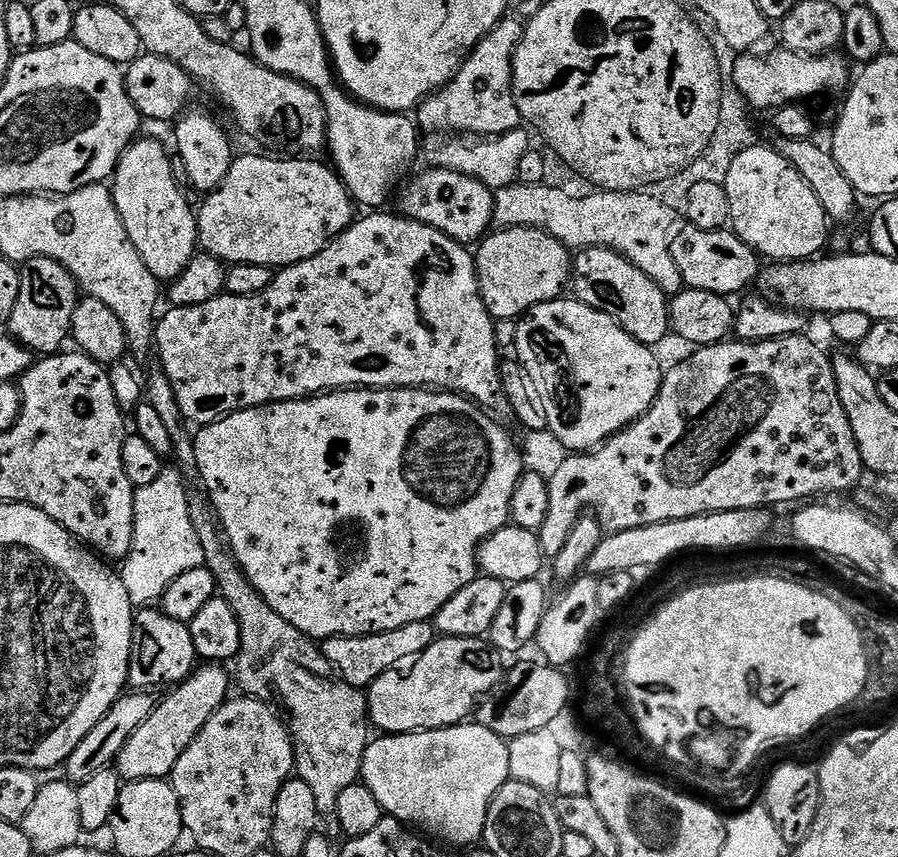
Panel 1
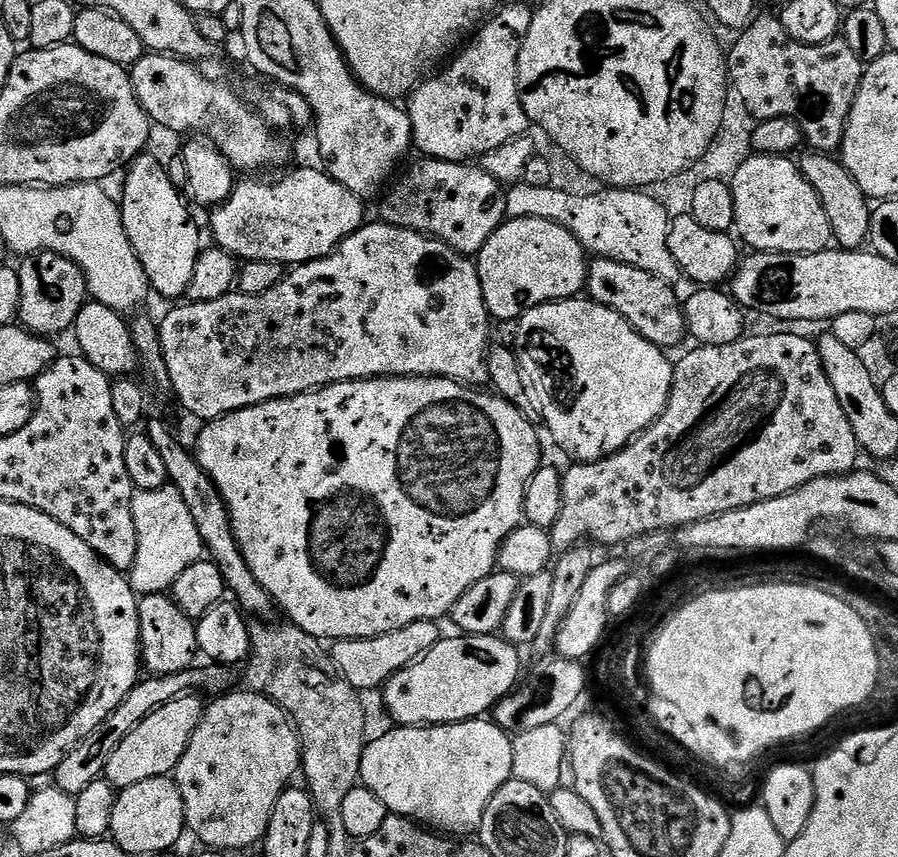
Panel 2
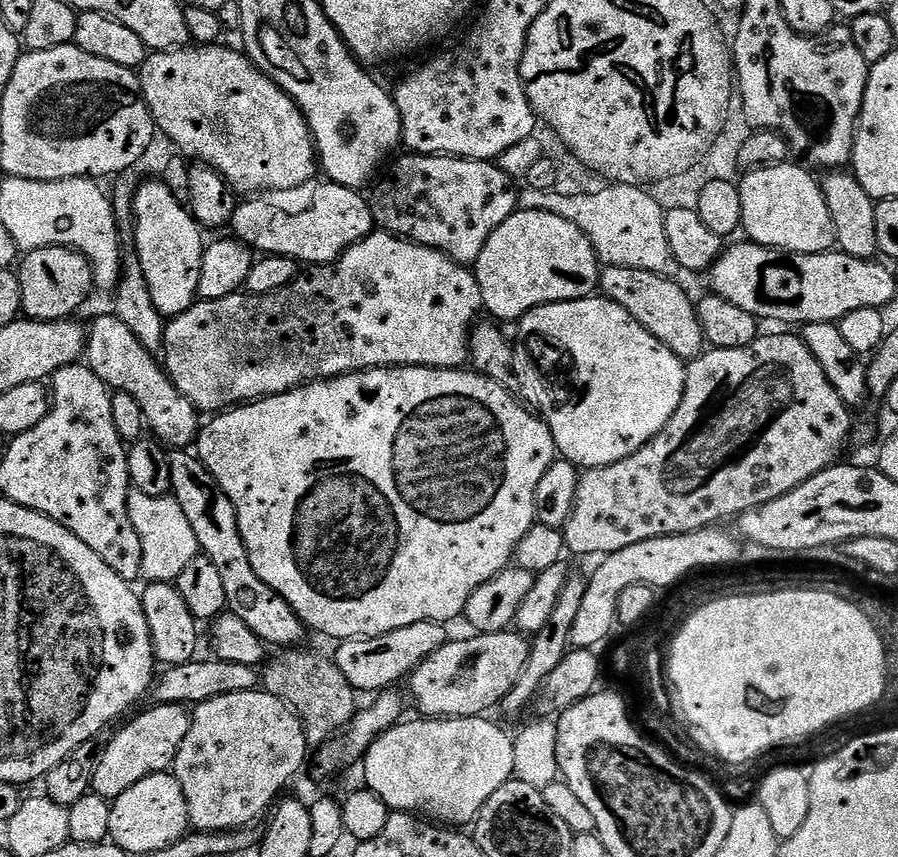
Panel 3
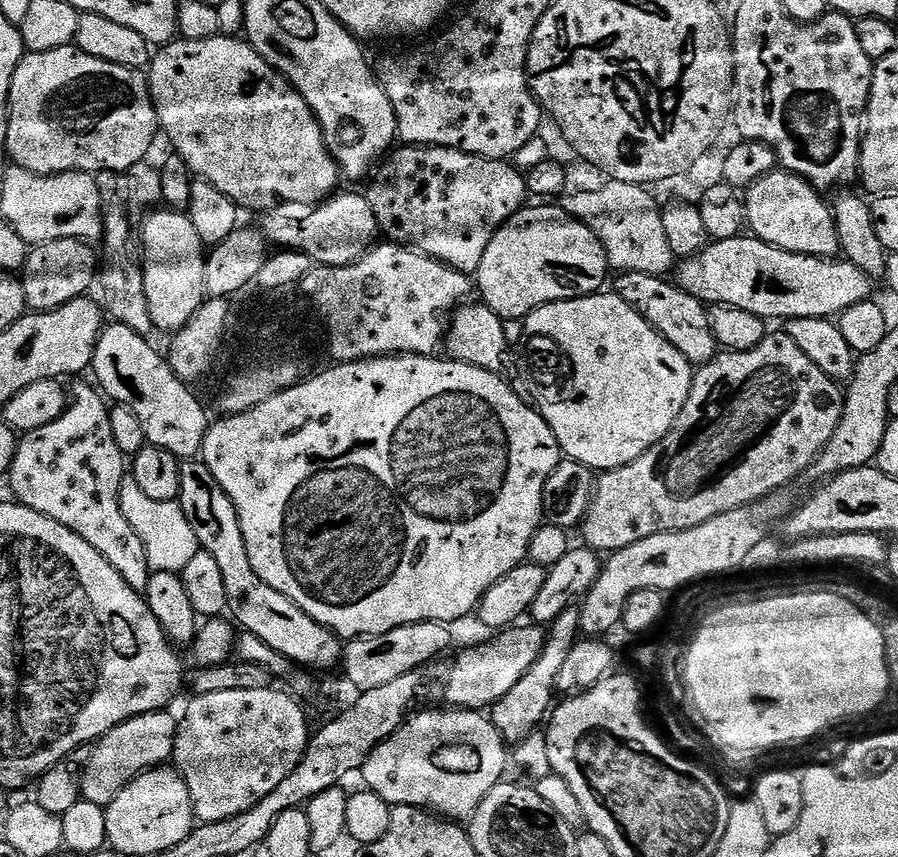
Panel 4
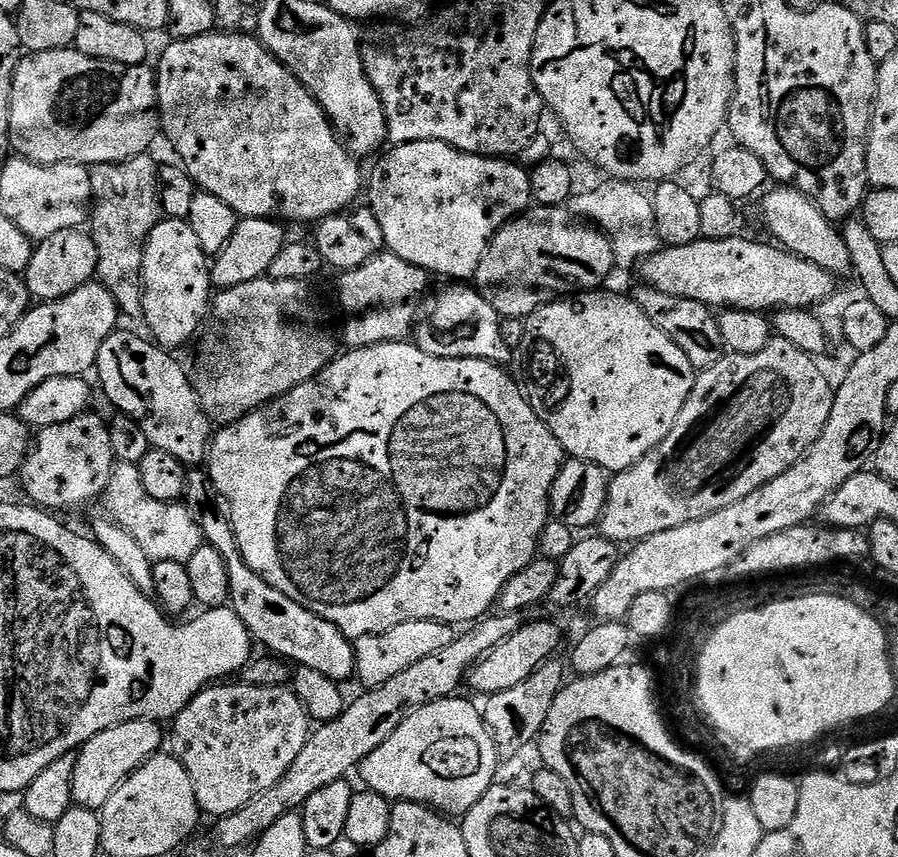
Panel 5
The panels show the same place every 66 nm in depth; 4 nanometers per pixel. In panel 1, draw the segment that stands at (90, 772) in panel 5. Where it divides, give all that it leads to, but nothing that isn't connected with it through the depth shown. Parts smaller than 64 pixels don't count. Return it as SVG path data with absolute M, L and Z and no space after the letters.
M216 662L197 667L183 684L173 687L169 691L172 693L157 703L150 718L146 718L146 722L142 722L142 726L138 726L134 734L130 734L126 746L122 746L116 756L114 767L119 772L121 781L162 780L171 777L178 758L182 758L202 726L206 726L206 722L210 722L210 718L229 699L230 672L224 668L227 667Z

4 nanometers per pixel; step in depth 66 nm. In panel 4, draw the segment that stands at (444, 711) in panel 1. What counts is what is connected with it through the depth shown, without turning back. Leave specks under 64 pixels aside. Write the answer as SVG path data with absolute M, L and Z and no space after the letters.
M535 622L523 626L503 629L493 640L480 644L477 648L468 648L460 652L452 660L452 669L444 676L445 705L455 706L460 710L488 710L497 704L518 682L522 682L522 674L534 666L538 654L544 645L546 632Z

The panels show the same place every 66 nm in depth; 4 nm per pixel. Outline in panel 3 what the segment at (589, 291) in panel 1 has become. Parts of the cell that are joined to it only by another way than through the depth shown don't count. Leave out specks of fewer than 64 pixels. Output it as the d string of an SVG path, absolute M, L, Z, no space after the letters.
M626 266L605 267L600 274L599 291L642 322L642 326L646 326L646 330L650 330L650 334L662 342L662 346L670 346L670 350L674 350L681 360L691 362L705 351L706 341L694 300L676 282L671 276L650 274L646 270L630 270Z

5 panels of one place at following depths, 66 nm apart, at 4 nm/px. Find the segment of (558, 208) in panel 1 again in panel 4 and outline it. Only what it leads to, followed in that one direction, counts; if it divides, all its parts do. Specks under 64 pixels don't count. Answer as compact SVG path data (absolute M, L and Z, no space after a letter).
M608 180L601 188L565 195L562 200L562 206L575 220L594 230L606 250L609 269L617 268L620 274L637 272L667 277L671 268L673 271L674 257L662 226L662 208L656 203L657 197L647 187L617 180Z

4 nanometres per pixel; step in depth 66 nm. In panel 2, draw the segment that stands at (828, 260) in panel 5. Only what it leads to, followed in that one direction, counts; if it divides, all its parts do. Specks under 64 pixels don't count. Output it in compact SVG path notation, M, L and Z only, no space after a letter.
M749 155L731 176L730 183L734 194L735 231L740 232L739 239L744 239L749 244L749 249L758 252L810 254L823 252L833 243L832 227L826 218L826 210L810 182L806 182L806 178L800 173L800 165L795 159L786 156Z

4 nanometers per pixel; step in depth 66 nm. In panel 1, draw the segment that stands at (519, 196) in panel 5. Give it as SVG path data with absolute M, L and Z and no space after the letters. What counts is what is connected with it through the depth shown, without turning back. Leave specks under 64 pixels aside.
M431 166L425 167L425 169L421 176L413 175L399 189L399 215L414 222L422 222L465 246L475 245L489 235L494 218L493 189L487 188L485 184L466 174L458 174L445 168Z

